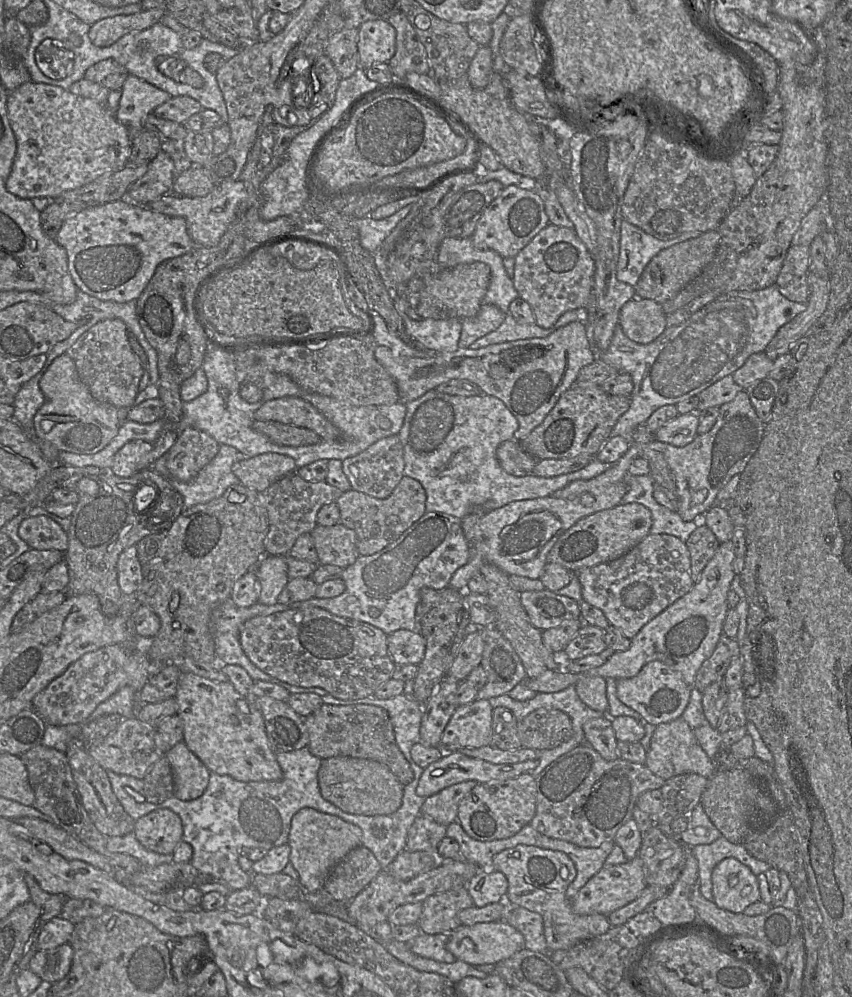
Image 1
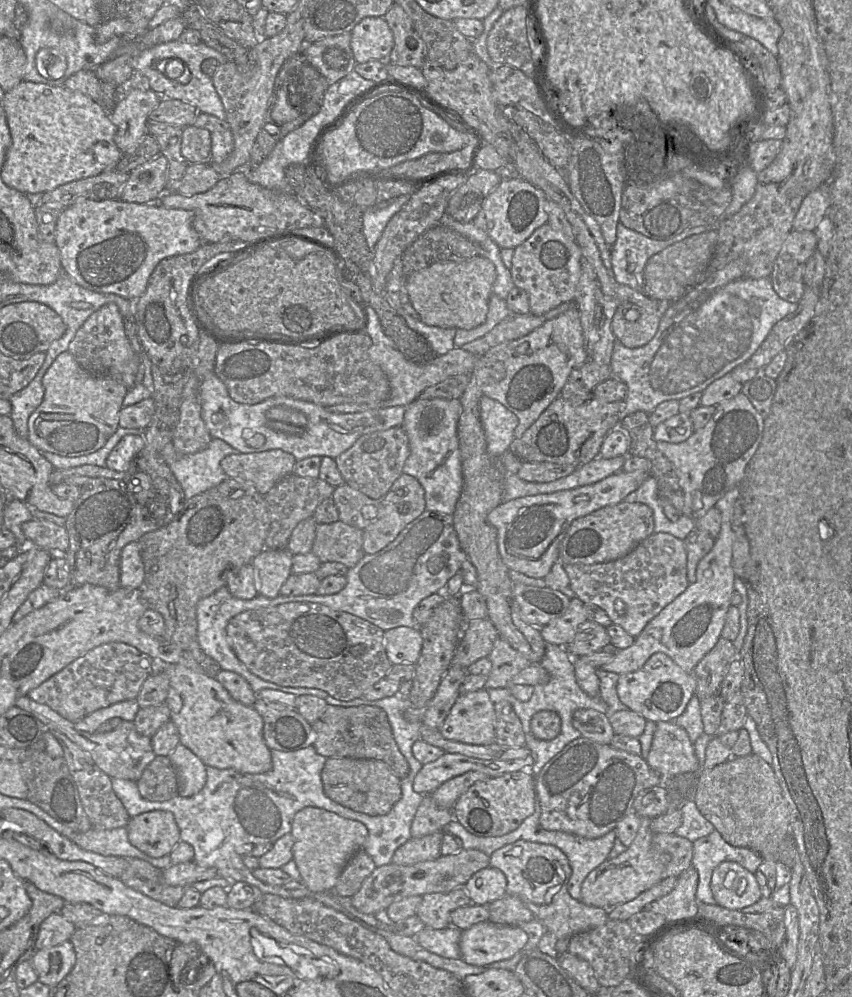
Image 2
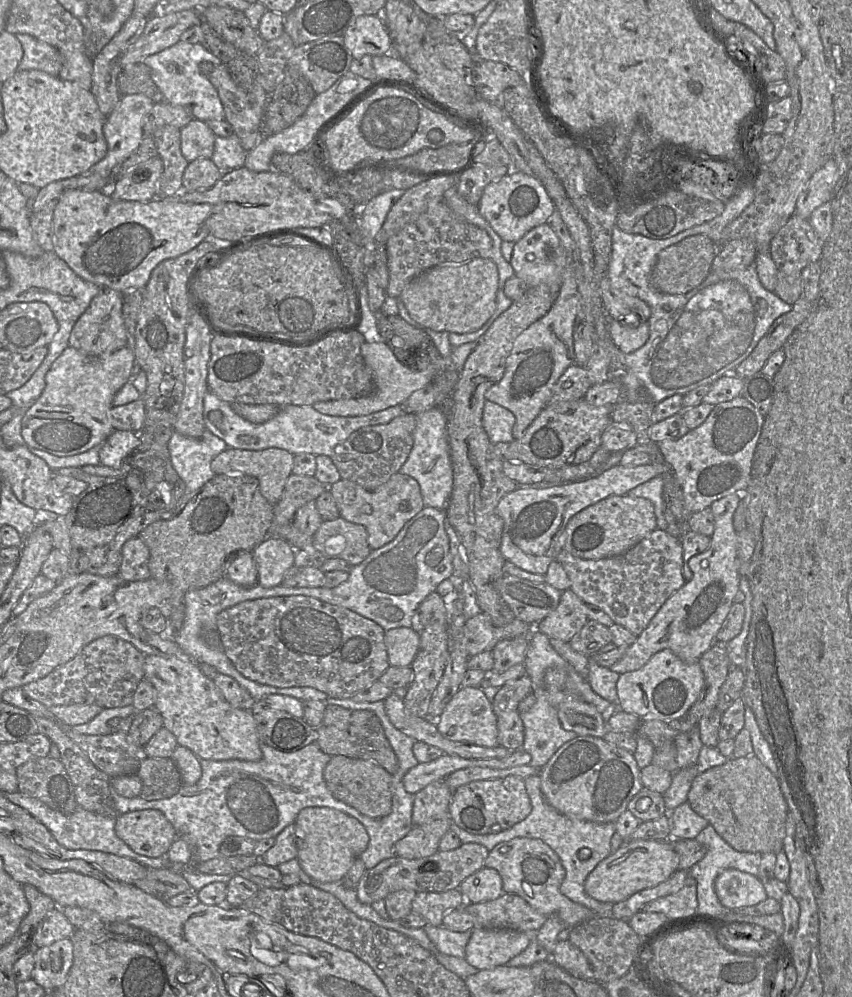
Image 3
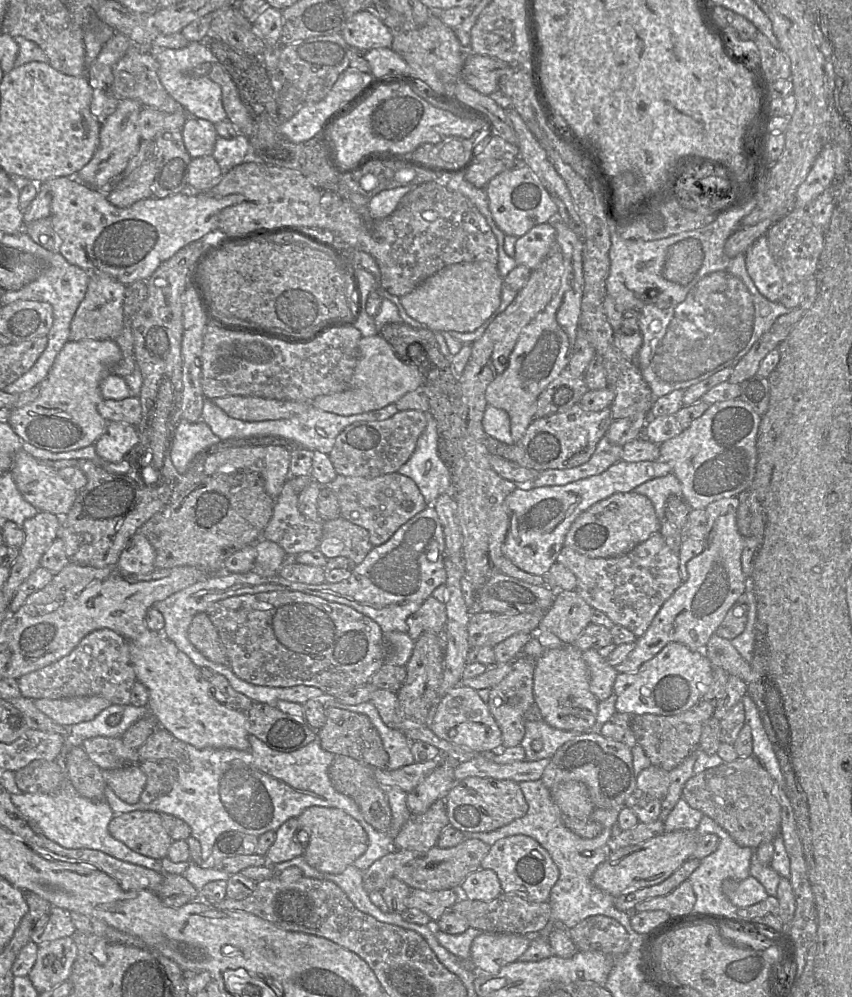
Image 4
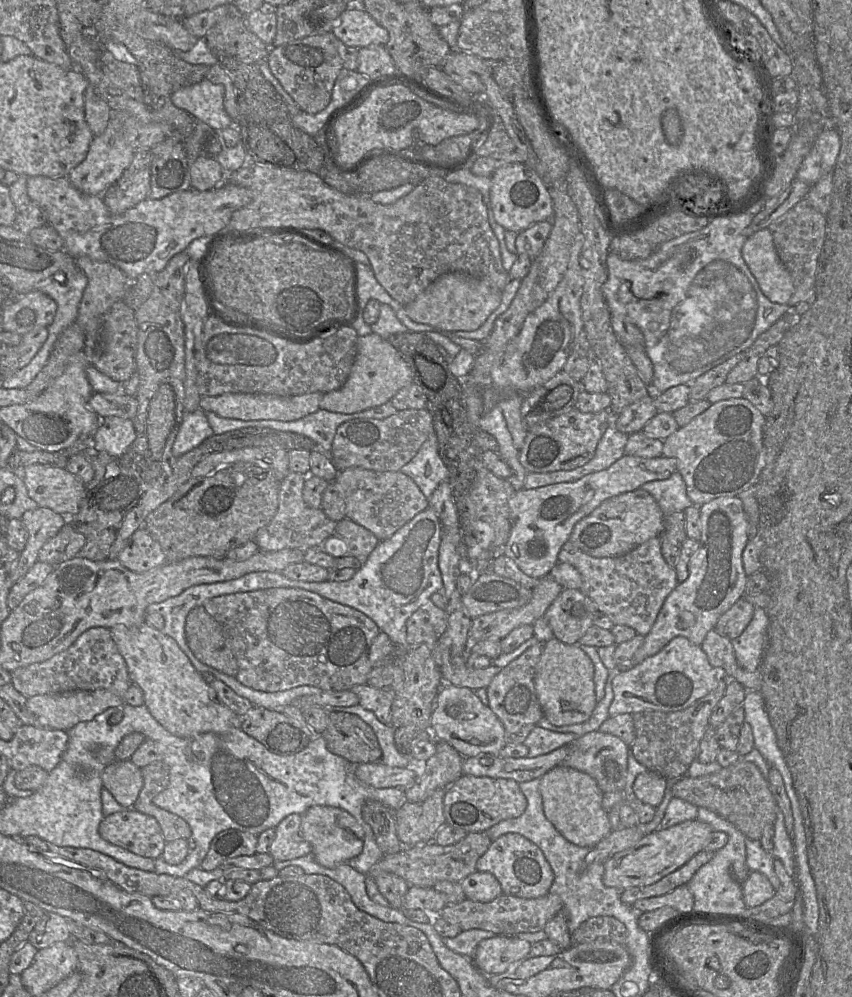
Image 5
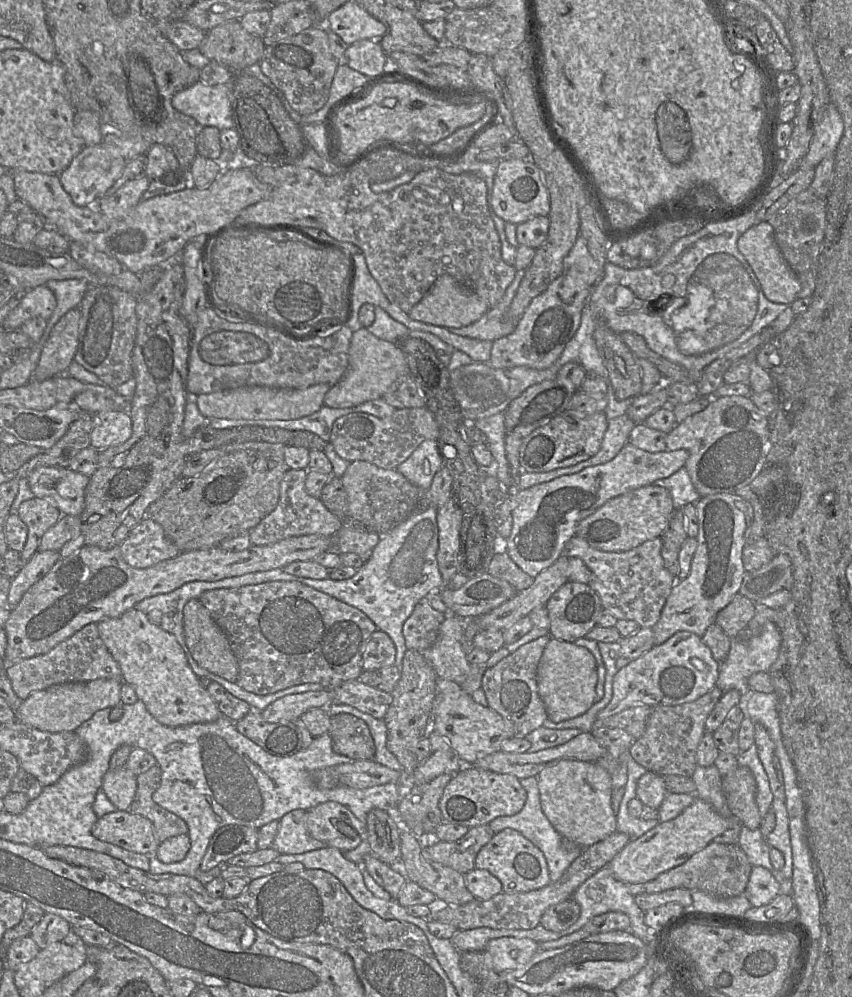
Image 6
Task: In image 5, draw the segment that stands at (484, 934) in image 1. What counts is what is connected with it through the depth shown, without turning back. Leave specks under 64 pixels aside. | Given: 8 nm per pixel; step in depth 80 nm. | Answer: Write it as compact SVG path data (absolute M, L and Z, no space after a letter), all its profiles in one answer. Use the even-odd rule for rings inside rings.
M495 935L479 942L472 960L485 974L500 974L527 958L530 950L527 940Z

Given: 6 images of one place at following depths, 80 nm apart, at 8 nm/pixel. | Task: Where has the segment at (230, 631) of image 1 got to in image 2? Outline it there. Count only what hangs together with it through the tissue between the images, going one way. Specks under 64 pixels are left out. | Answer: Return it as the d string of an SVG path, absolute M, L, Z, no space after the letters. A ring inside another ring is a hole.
M227 586L218 589L213 594L201 599L197 604L197 640L201 650L210 658L215 660L222 670L235 672L247 680L255 693L263 689L279 690L285 693L290 693L295 696L312 695L322 699L326 699L328 693L317 688L303 688L303 687L286 687L265 681L255 674L251 673L248 668L238 659L227 638L227 625L229 621L236 615L246 610L252 610L261 607L273 607L280 604L296 602L295 596L279 595L276 598L267 598L258 594L253 599L244 600L234 597Z

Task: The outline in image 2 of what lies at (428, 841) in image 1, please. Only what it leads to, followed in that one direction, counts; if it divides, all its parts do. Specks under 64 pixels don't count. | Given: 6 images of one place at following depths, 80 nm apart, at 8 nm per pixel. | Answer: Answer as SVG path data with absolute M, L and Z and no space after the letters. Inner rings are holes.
M424 795L411 826L411 837L421 838L436 832L445 832L453 820L451 809L441 808L431 795Z

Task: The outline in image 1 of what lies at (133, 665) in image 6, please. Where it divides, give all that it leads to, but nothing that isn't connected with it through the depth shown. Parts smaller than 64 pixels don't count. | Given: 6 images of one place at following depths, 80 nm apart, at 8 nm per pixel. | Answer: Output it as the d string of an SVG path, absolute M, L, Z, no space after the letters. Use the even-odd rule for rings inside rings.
M182 672L174 699L178 704L177 715L183 721L183 742L211 772L242 782L282 779L283 772L269 745L262 714L255 708L253 700L238 693L229 681L216 682L191 672Z

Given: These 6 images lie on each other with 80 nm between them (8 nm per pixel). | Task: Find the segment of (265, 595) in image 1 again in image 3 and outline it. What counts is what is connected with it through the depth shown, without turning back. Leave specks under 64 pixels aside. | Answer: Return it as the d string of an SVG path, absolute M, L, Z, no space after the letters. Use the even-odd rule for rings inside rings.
M268 535L253 552L258 584L272 588L282 583L285 573L294 566L295 549L284 539Z

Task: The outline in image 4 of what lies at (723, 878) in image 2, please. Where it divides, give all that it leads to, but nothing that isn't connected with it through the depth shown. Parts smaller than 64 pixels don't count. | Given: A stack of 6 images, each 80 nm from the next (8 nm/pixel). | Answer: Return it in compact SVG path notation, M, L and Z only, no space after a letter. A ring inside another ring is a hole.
M753 876L743 881L726 879L721 885L722 892L738 908L757 904L768 897L763 885Z

